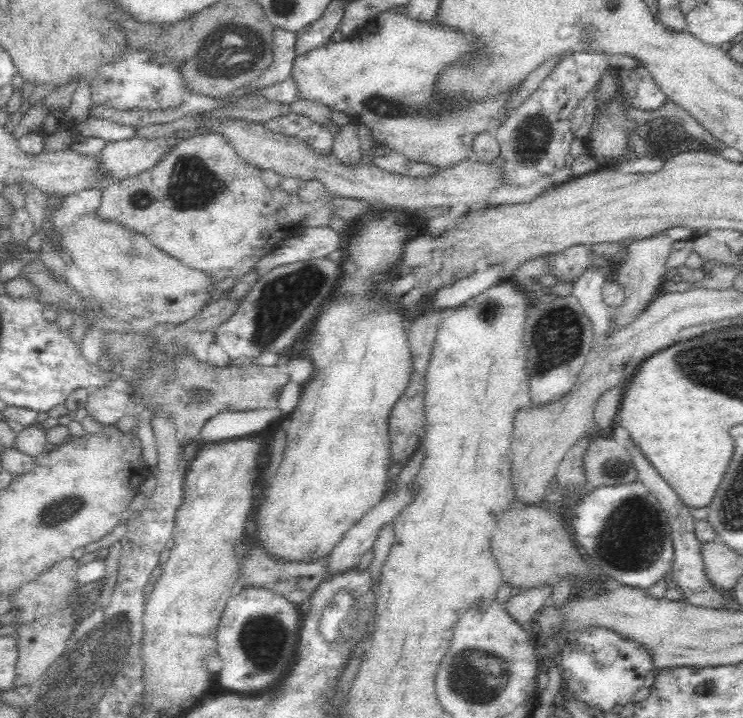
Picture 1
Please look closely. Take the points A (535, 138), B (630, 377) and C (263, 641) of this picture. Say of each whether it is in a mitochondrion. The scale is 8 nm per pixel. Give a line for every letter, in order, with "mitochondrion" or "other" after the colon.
A: mitochondrion
B: other
C: mitochondrion

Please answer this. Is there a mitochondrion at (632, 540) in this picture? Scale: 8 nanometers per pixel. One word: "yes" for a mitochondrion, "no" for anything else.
yes

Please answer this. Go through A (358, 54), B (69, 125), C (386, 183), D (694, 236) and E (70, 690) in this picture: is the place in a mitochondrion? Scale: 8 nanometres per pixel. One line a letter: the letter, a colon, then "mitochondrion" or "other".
A: other
B: other
C: other
D: other
E: mitochondrion

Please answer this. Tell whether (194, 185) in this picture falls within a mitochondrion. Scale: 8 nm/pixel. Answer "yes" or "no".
yes

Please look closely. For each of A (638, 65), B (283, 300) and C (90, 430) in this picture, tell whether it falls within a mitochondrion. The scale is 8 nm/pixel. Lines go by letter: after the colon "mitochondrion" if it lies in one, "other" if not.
A: other
B: mitochondrion
C: other

